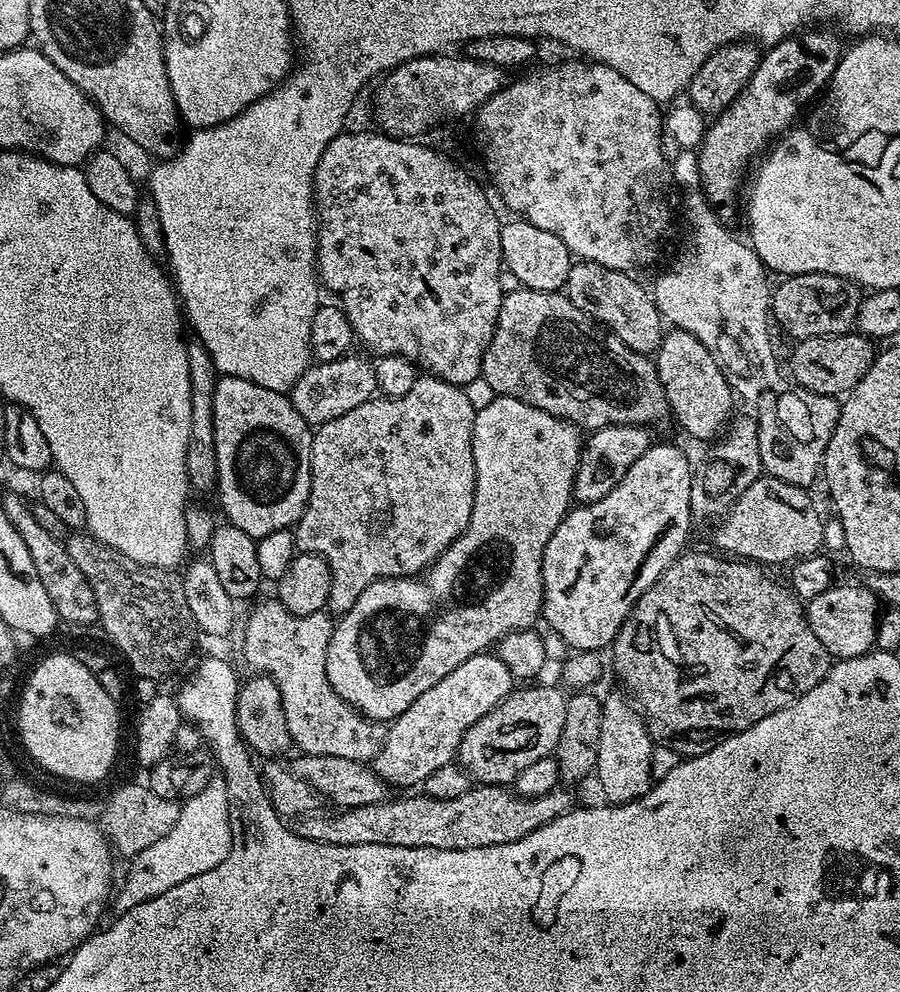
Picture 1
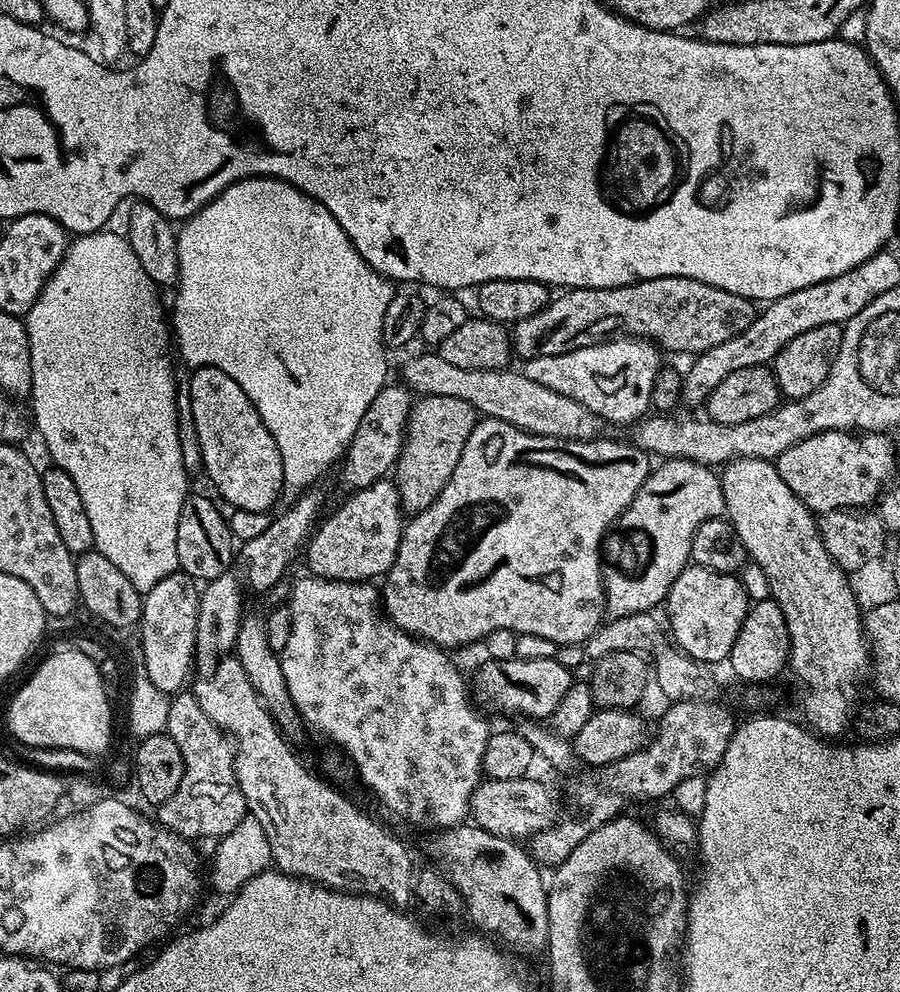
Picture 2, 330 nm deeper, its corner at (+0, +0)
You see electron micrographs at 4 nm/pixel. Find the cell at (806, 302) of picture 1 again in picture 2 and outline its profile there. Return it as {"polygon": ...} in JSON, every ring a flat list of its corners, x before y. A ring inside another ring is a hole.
{"polygon":[[685,276,639,280,621,288,570,288,561,291,559,295,557,300,556,297,549,299,548,305,538,310,538,314,519,320,511,329,512,347,517,357,532,360,535,356,565,356,567,352,576,352,591,344,599,344,620,333,647,340,665,353,668,351,699,354,742,334,755,322,758,315,757,305,753,301]]}

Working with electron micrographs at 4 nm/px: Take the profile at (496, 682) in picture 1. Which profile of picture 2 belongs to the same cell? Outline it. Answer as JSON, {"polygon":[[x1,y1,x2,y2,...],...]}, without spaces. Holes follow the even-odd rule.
{"polygon":[[536,656,533,660,488,660,478,669,480,688,496,704,501,704,508,712,517,712,524,718,548,718,562,702,566,690,574,682,564,664,556,660,543,660]]}

